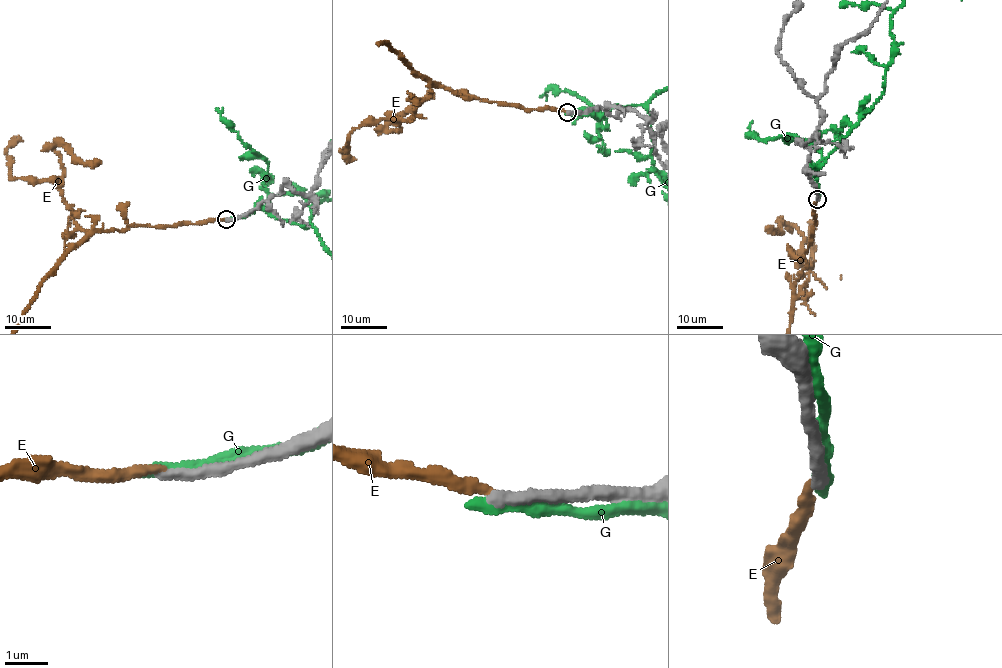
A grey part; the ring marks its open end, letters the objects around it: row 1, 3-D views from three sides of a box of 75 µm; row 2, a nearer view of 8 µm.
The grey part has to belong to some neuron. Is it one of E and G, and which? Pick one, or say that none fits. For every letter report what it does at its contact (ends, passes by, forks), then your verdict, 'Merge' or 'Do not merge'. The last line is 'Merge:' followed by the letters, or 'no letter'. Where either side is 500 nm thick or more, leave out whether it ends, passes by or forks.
E: It ends there. Do not merge
G: It passes by. Do not merge
Merge: no letter

